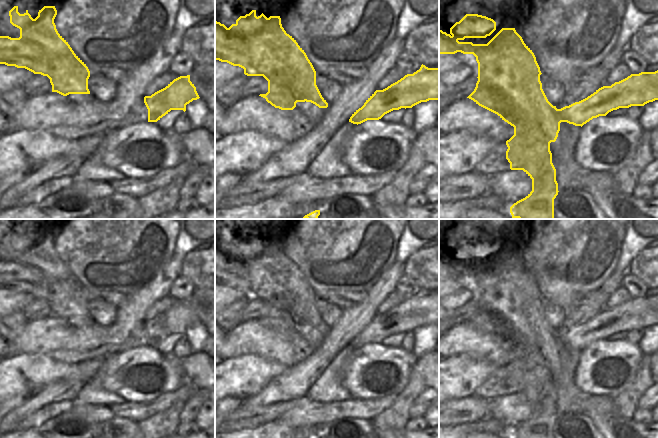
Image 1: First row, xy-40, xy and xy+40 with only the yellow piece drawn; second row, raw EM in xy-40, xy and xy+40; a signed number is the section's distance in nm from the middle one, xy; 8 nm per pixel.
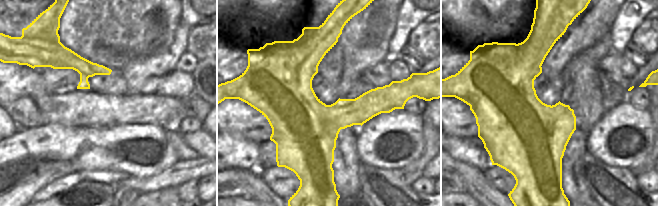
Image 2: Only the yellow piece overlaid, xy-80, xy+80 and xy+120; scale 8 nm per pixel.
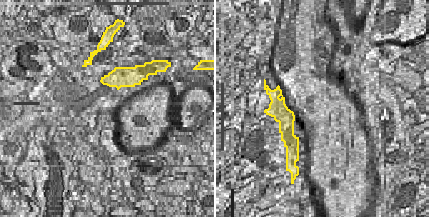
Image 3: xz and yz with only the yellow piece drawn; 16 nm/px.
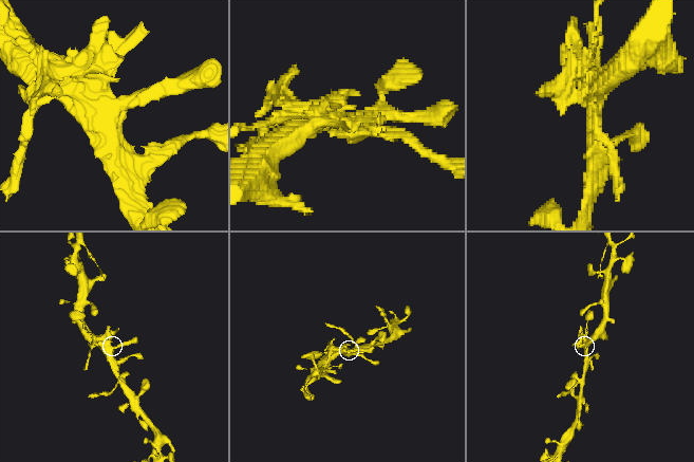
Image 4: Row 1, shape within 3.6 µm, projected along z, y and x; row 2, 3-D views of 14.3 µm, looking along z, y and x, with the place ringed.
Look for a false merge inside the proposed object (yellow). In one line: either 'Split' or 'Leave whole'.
Split.

